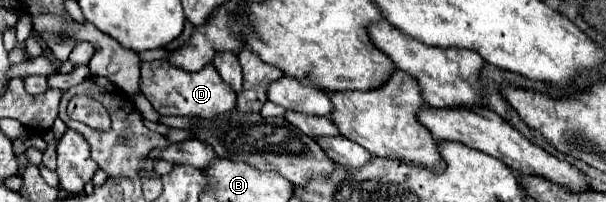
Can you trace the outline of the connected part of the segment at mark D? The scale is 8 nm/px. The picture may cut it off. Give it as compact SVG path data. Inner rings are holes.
M168 61L142 63L140 89L160 115L180 115L180 117L212 117L230 111L236 105L236 91L220 79L214 67L208 63L196 73L188 73Z

